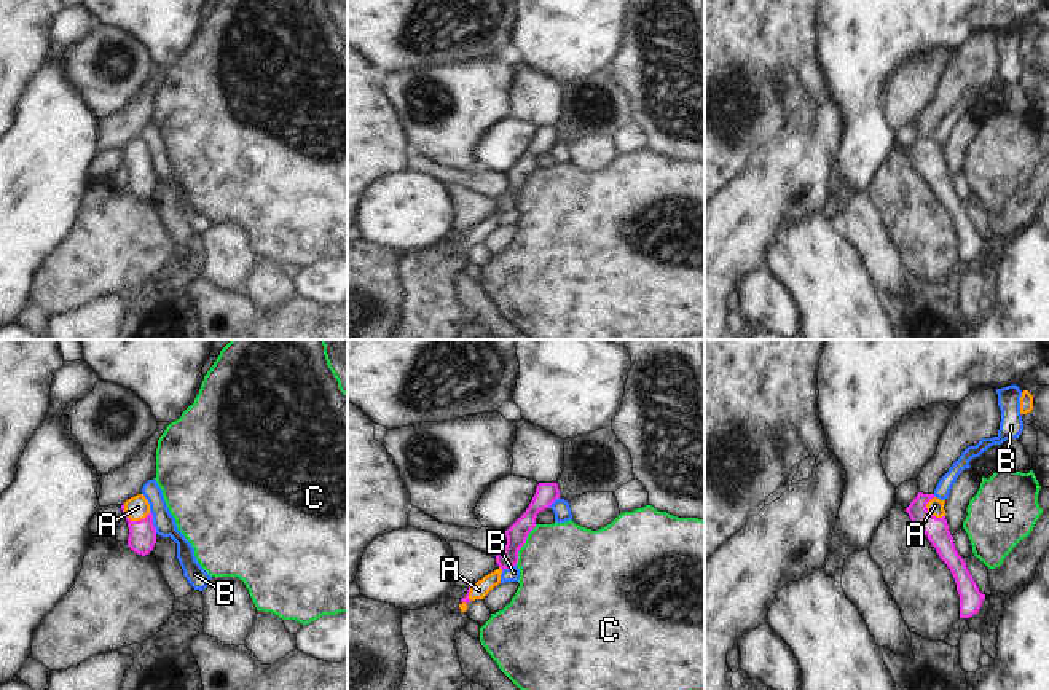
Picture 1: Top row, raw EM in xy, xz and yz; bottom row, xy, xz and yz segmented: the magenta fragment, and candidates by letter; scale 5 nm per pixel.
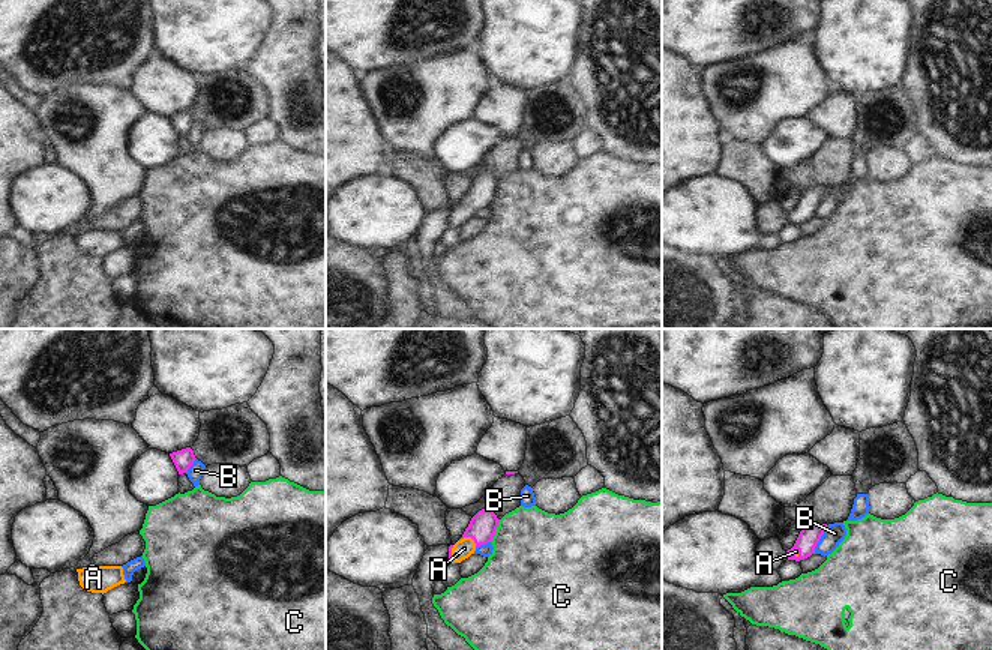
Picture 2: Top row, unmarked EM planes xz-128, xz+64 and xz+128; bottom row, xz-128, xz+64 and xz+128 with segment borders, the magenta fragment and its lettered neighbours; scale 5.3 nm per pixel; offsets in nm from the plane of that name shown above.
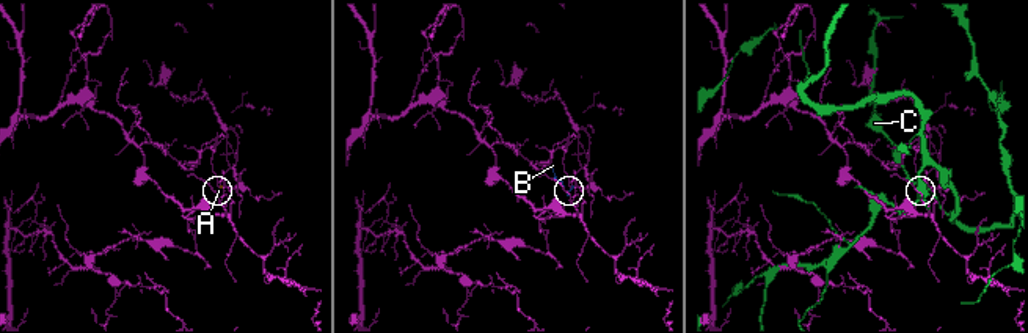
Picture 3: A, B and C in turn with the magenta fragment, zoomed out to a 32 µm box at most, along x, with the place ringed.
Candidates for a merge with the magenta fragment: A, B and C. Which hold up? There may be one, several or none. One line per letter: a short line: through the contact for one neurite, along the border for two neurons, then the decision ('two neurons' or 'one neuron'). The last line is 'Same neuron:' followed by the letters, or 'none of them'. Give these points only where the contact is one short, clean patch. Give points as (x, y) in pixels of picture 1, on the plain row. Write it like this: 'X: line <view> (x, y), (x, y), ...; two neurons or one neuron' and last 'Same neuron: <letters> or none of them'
A: line xy (142, 179), (142, 174), (133, 164), (137, 150); one neuron
B: two neurons
C: two neurons
Same neuron: A

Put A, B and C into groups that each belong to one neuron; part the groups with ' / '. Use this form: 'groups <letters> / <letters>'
groups A / B / C

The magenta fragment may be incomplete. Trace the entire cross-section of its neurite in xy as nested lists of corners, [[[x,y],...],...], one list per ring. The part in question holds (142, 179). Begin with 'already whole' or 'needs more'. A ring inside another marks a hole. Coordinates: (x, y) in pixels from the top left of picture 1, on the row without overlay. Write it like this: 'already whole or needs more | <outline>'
needs more | [[[137,137],[128,142],[121,153],[129,171],[129,191],[137,198],[148,198],[156,186],[156,172],[148,143],[143,137]]]

